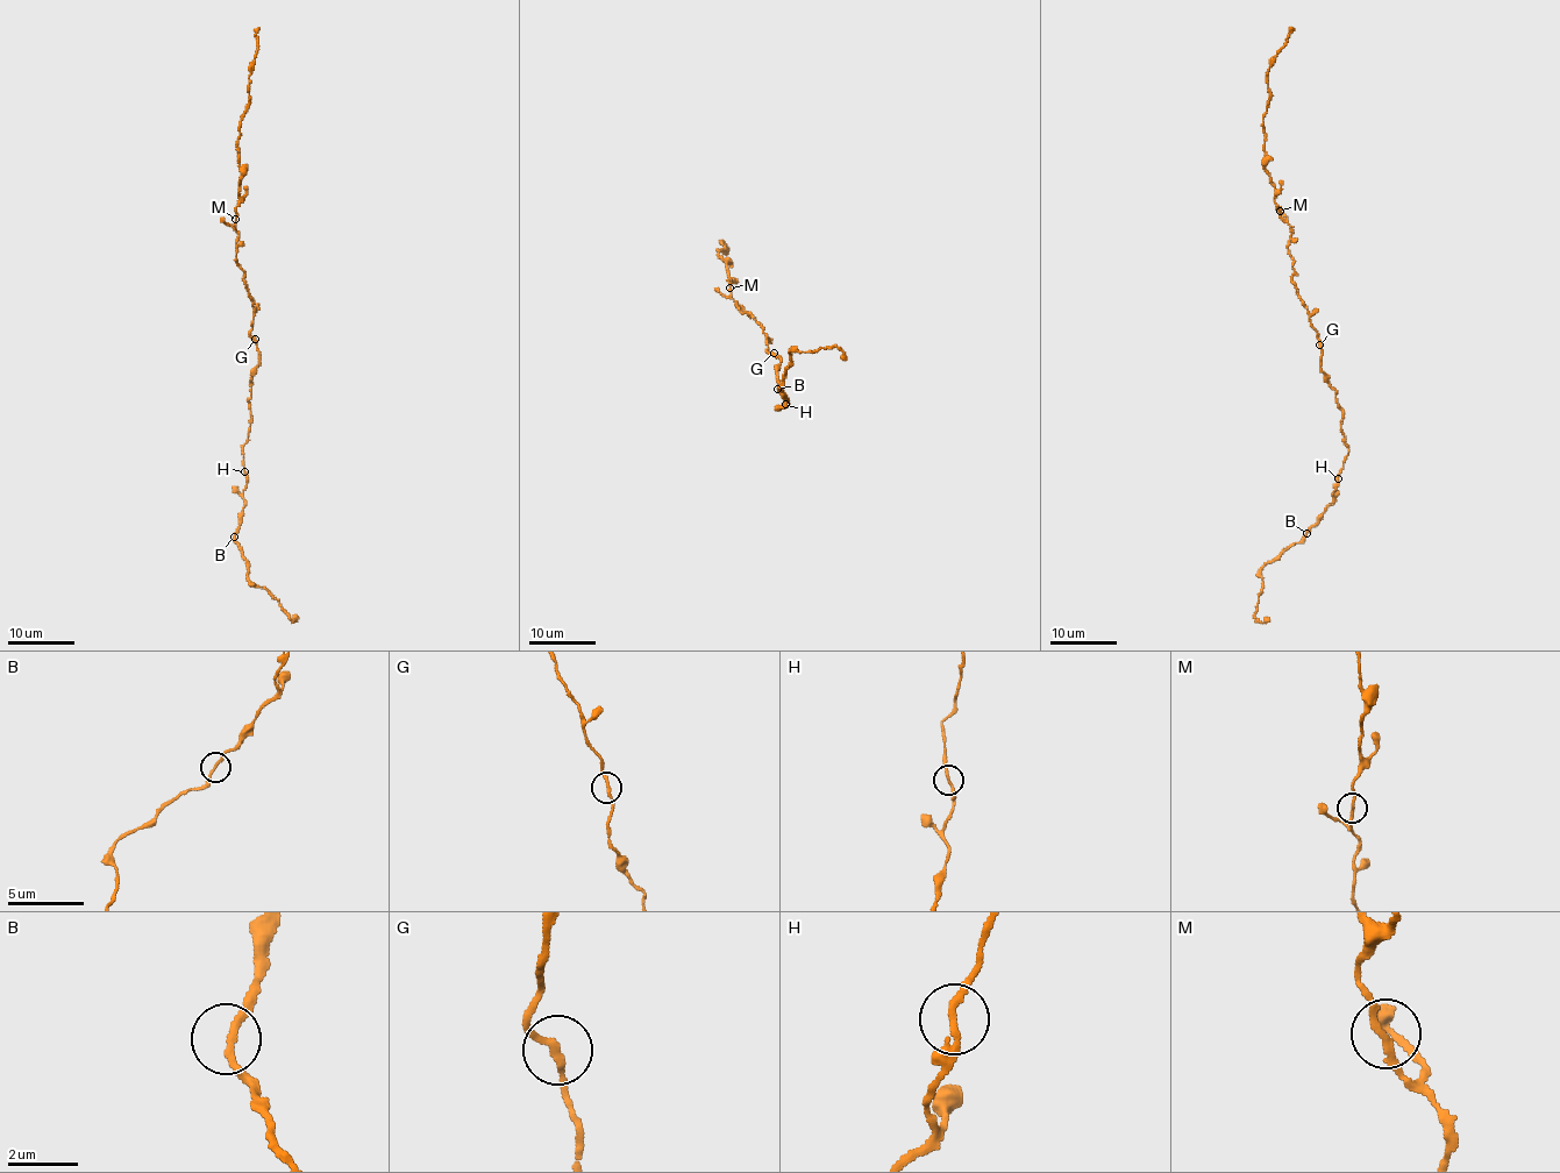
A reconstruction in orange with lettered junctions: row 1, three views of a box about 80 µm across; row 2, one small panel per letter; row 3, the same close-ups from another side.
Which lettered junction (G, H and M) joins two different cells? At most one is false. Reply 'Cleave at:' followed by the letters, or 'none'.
Cleave at: none

